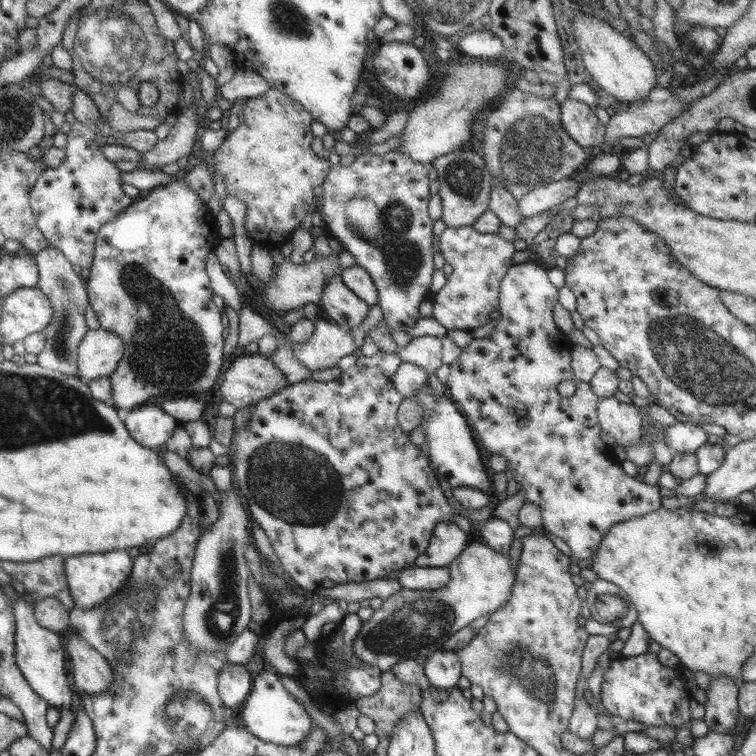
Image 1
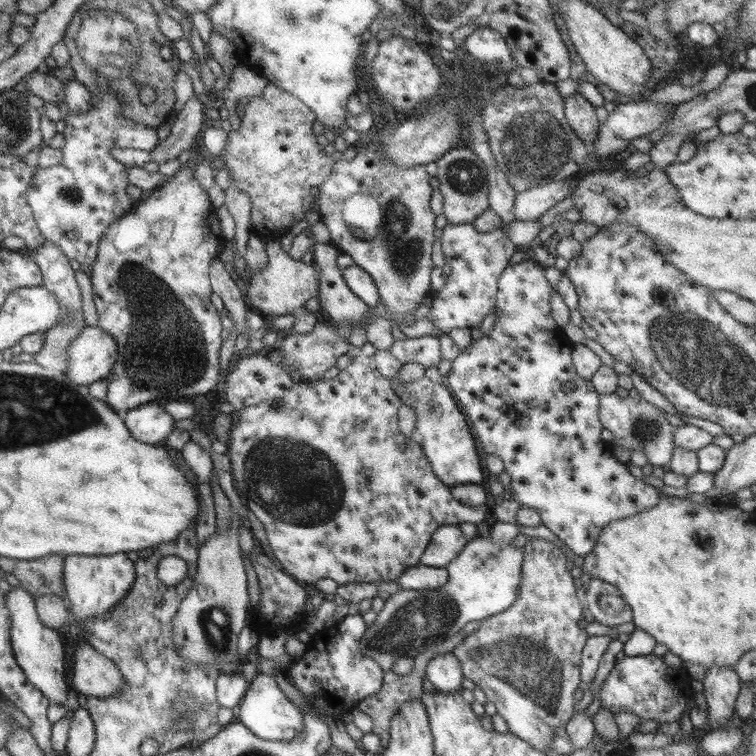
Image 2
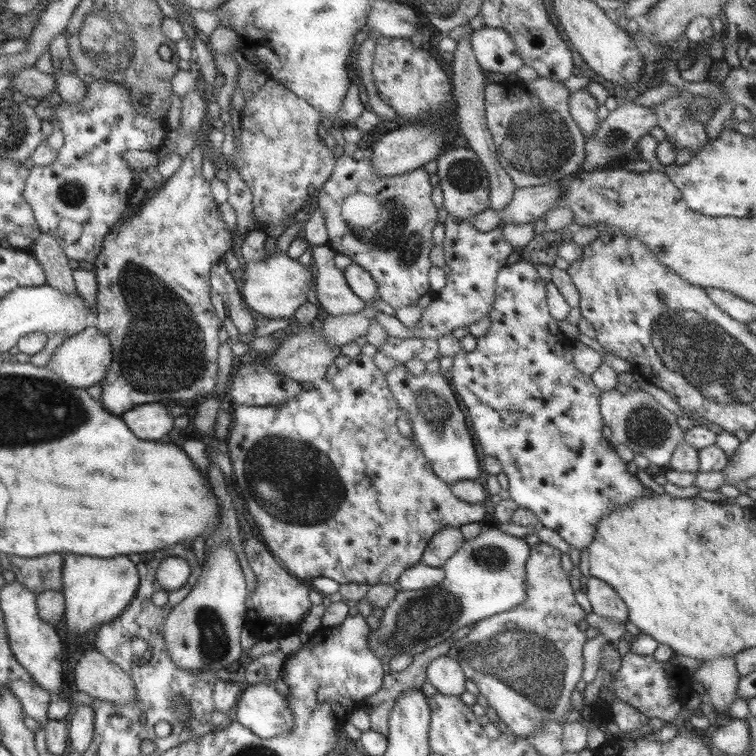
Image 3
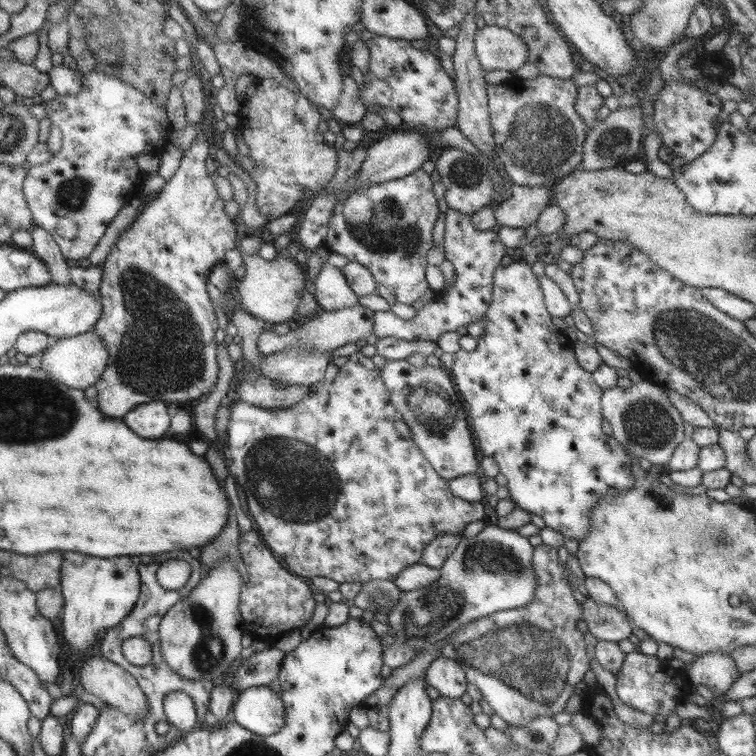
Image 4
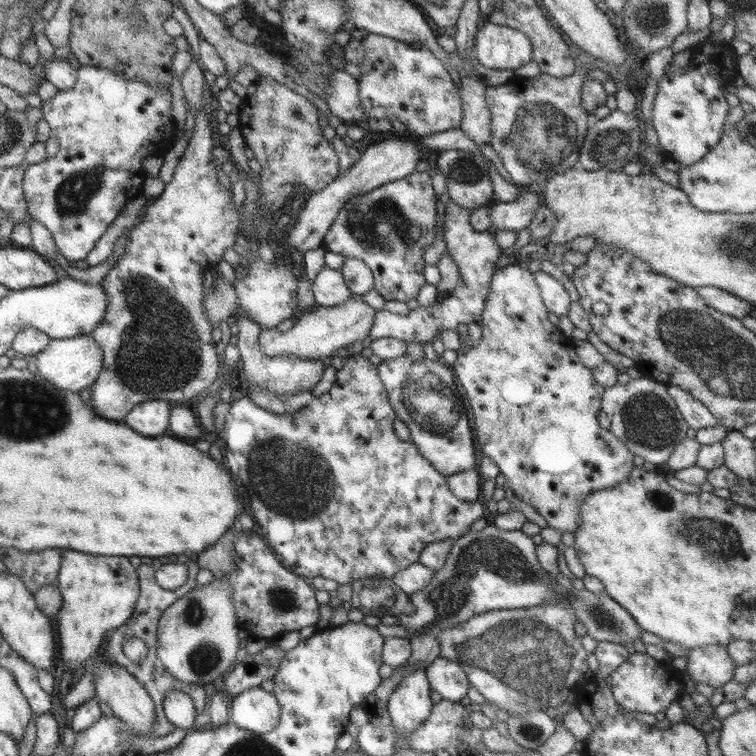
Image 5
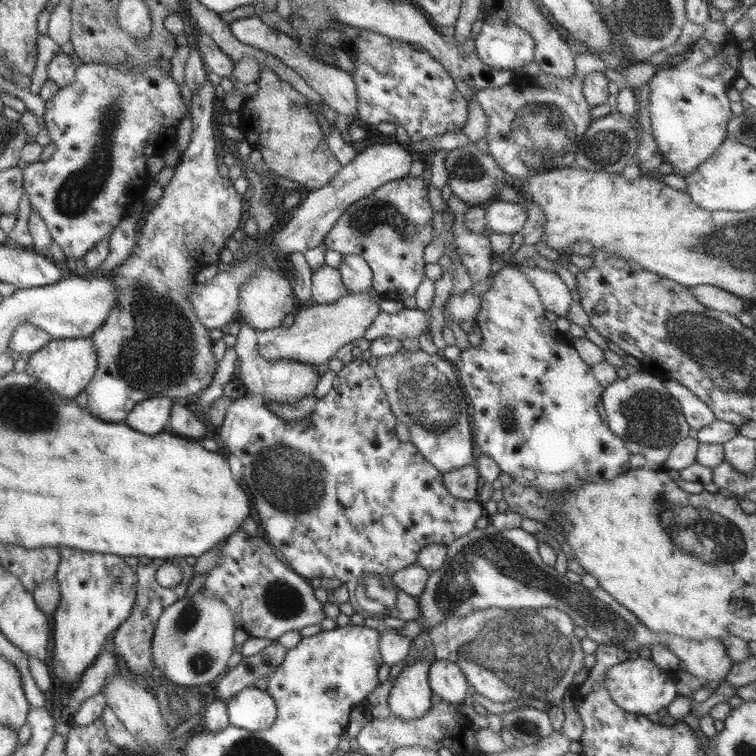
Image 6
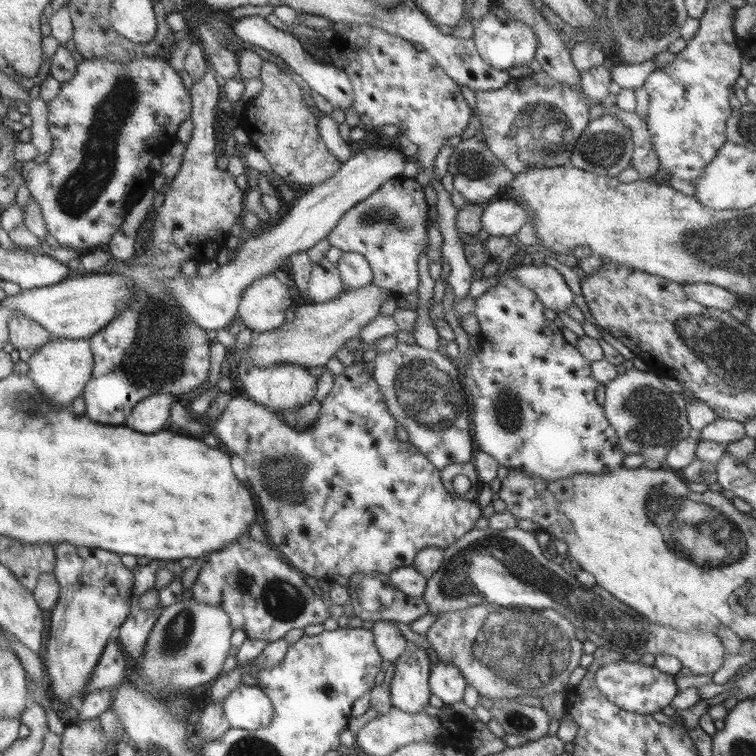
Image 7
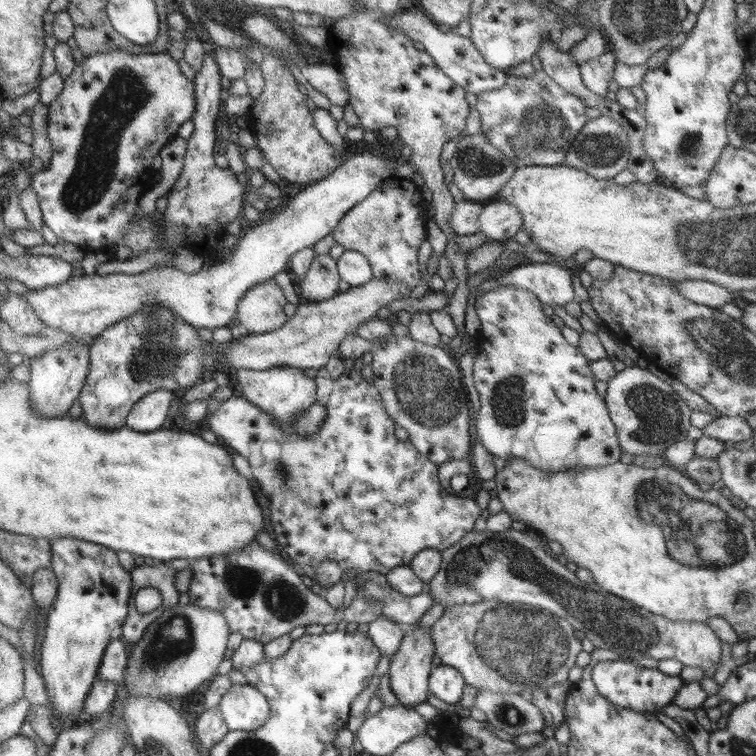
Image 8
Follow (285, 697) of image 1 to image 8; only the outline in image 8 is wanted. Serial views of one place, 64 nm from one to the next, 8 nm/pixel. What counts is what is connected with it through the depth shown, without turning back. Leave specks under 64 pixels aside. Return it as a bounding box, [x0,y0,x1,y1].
[218,684,269,731]

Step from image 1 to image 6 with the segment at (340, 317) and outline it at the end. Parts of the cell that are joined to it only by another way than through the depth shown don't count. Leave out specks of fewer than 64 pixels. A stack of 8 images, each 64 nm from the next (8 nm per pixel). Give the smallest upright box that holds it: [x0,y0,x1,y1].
[311,264,349,304]

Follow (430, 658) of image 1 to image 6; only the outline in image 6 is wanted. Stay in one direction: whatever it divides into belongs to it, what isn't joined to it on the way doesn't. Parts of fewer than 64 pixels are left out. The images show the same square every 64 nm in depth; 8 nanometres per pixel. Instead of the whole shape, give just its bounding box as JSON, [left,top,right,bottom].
[428,659,470,706]

